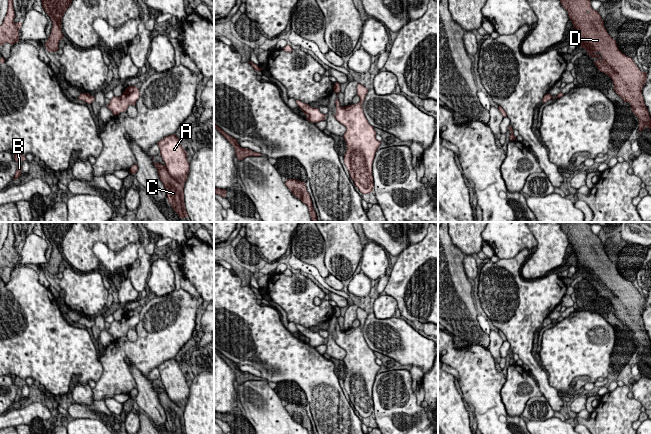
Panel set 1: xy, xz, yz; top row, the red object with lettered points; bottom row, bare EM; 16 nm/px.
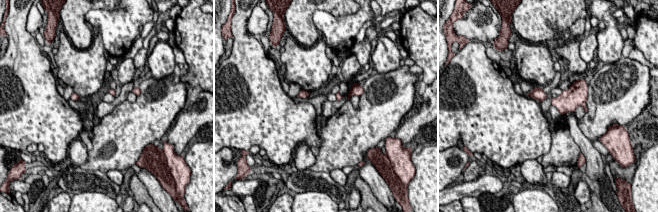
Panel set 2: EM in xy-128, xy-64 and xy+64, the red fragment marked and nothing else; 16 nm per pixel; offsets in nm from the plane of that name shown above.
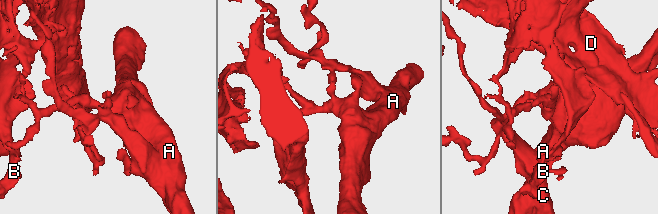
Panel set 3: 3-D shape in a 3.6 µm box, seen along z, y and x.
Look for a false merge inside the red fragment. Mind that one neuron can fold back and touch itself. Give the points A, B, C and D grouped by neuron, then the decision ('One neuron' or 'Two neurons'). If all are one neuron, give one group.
Groups: A / B C D. Two neurons

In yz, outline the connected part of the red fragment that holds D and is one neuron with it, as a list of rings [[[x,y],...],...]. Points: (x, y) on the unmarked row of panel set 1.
[[[587,222],[558,223],[568,236],[569,243],[573,248],[572,253],[576,253],[576,267],[579,268],[581,272],[584,272],[590,281],[598,283],[594,285],[595,290],[599,295],[605,297],[612,303],[616,318],[620,320],[625,327],[628,326],[631,329],[632,336],[639,343],[638,355],[641,356],[645,351],[651,353],[651,342],[642,319],[642,312],[647,305],[647,296],[640,295],[634,287],[633,282],[626,280],[619,274],[616,265],[608,258],[604,251],[604,245],[601,239],[591,231],[590,224]]]

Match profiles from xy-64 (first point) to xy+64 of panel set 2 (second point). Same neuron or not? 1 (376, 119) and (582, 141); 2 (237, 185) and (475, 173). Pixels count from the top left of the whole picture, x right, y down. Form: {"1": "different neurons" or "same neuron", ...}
{"1": "different neurons", "2": "different neurons"}

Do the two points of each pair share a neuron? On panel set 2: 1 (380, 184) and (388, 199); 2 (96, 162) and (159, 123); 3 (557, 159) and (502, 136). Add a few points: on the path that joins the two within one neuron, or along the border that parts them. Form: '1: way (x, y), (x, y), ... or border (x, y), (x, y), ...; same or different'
1: way (380, 188), (384, 195); same
2: way (112, 156), (143, 125); same
3: border (551, 132), (551, 147), (542, 156); different

